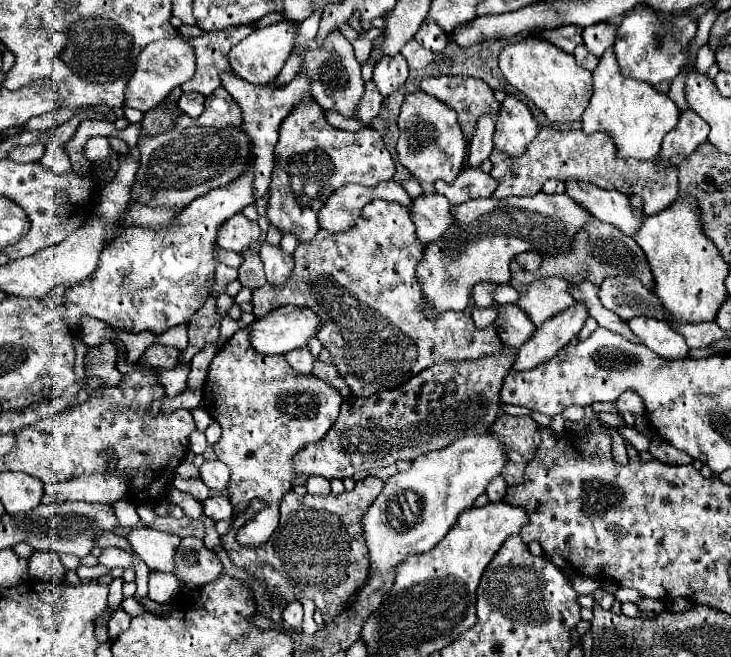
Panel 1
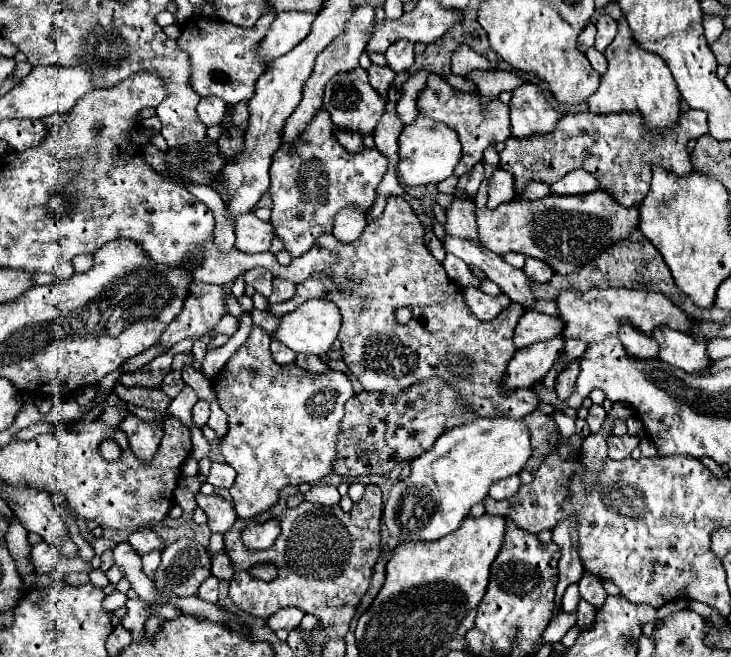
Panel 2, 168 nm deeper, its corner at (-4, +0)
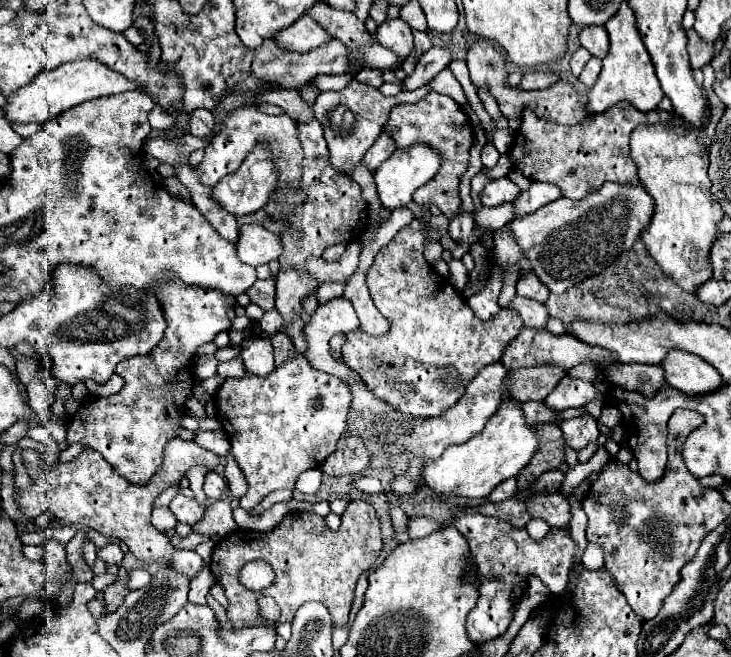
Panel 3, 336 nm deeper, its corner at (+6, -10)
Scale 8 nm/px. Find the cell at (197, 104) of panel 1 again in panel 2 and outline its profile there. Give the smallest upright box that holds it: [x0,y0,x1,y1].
[196,96,226,126]

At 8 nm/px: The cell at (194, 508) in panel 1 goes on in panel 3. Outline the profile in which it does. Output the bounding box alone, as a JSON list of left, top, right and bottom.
[194,498,236,536]

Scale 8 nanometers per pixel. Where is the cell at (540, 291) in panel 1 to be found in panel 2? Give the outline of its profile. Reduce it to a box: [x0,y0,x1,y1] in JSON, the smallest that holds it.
[556,288,692,342]

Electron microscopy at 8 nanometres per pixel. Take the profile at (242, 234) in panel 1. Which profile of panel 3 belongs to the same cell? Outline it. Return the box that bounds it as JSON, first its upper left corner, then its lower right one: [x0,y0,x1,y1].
[236,224,284,268]

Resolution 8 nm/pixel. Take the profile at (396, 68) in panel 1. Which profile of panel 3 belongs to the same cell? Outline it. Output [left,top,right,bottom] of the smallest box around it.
[376,18,414,58]

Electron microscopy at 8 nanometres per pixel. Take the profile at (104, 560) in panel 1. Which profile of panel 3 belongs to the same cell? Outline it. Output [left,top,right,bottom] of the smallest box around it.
[96,544,124,564]

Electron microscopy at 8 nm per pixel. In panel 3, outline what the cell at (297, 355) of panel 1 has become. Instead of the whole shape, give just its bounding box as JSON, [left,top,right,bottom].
[240,338,274,376]

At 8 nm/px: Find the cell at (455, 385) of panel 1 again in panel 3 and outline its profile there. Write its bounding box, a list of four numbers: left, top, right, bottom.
[320,430,370,478]

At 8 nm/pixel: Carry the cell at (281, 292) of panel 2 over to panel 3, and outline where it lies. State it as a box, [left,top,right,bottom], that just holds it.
[258,310,282,338]

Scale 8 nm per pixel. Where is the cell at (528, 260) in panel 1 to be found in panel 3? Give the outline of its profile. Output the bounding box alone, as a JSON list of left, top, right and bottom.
[516,274,550,302]

